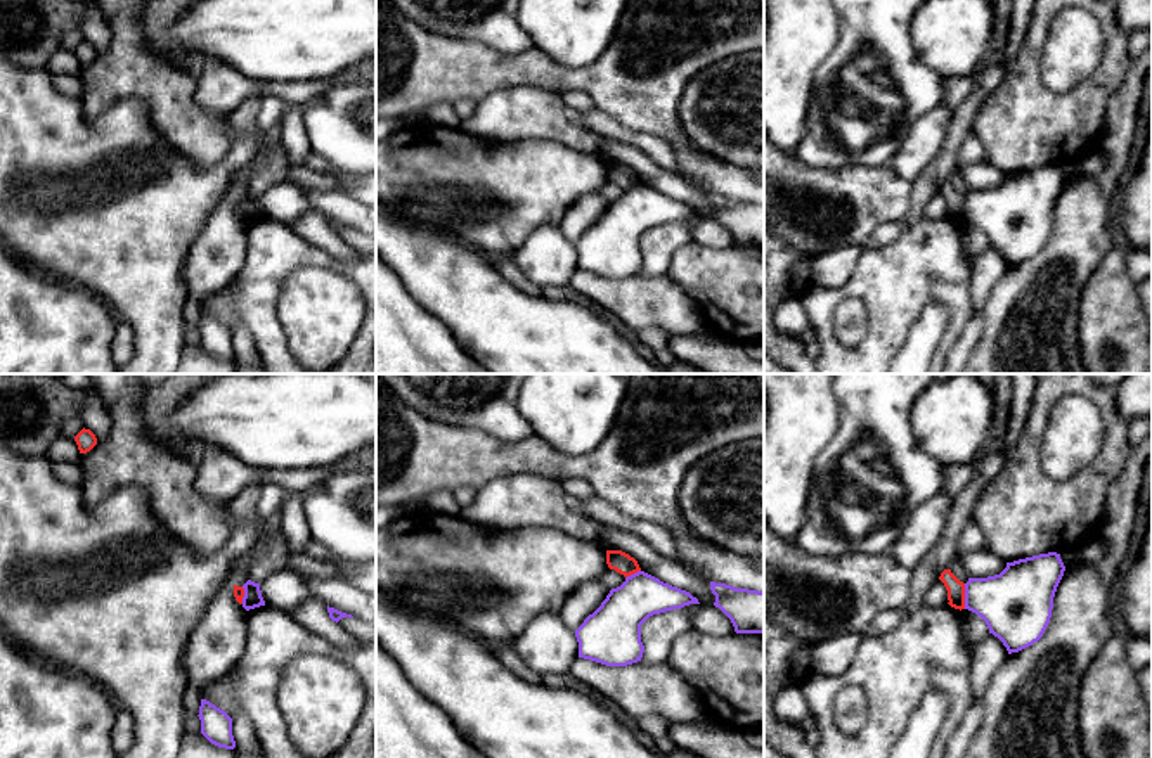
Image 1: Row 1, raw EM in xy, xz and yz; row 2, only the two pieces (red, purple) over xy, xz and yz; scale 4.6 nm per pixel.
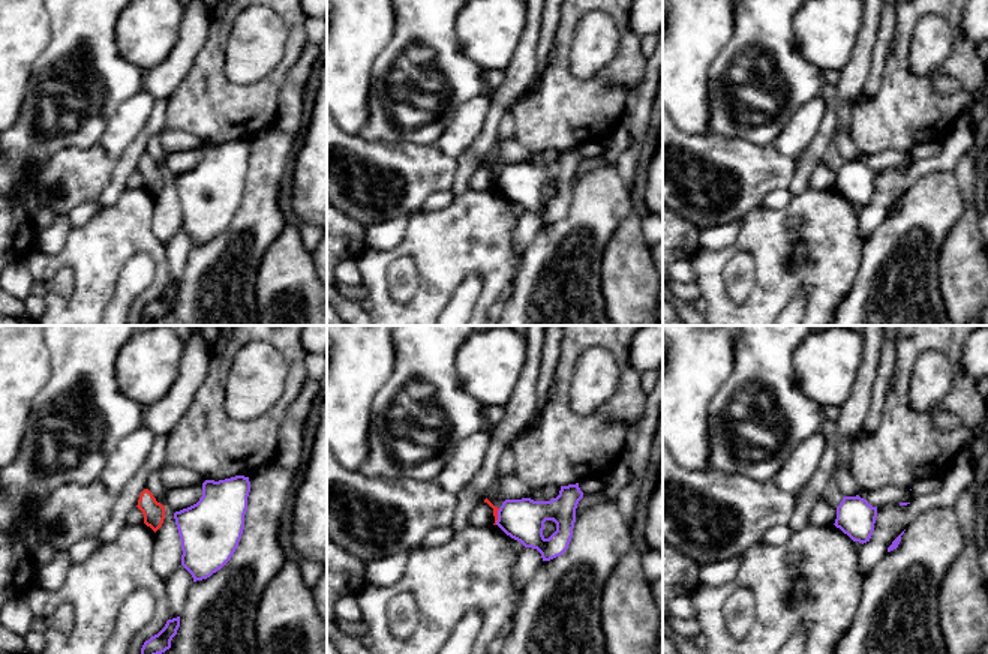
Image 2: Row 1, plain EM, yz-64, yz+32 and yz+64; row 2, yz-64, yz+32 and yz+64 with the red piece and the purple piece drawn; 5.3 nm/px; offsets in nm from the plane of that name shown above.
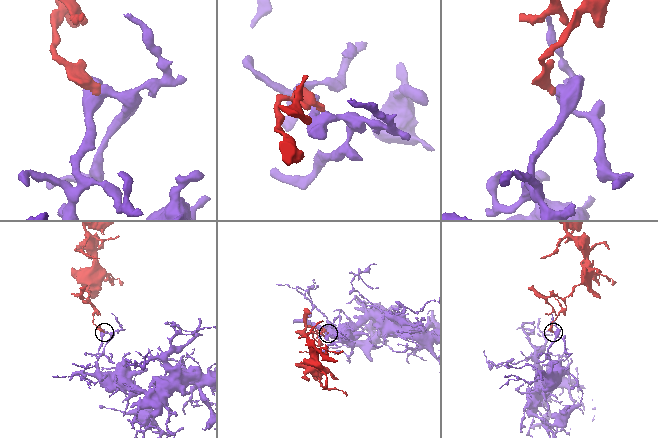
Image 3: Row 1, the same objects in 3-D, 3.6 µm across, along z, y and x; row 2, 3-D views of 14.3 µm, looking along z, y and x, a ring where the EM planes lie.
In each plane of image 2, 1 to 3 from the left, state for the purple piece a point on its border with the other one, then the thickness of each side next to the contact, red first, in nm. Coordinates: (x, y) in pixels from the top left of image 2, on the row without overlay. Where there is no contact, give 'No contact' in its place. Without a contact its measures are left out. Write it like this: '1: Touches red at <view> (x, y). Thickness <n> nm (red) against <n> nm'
1: No contact
2: Touches red at yz+32 (496, 180). Thickness 30 nm (red) against 220 nm
3: No contact

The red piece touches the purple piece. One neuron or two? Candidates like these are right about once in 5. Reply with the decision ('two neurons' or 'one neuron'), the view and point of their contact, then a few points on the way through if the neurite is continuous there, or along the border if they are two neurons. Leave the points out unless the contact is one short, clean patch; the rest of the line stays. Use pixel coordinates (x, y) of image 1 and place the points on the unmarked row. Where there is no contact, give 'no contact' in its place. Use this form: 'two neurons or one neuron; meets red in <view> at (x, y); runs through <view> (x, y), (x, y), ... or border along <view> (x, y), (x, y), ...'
two neurons; meets red in yz at (964, 208); border along yz (964, 196), (965, 220)

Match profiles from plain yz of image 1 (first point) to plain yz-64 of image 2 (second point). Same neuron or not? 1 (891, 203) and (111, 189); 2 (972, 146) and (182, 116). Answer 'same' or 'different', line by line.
1: different
2: different

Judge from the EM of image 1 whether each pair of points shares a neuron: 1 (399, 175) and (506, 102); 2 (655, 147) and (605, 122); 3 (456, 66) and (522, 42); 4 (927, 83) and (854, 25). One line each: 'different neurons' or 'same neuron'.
1: different neurons
2: same neuron
3: different neurons
4: same neuron

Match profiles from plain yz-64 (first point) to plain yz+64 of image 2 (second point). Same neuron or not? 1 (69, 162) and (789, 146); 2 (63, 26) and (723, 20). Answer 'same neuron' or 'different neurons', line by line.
1: different neurons
2: different neurons

